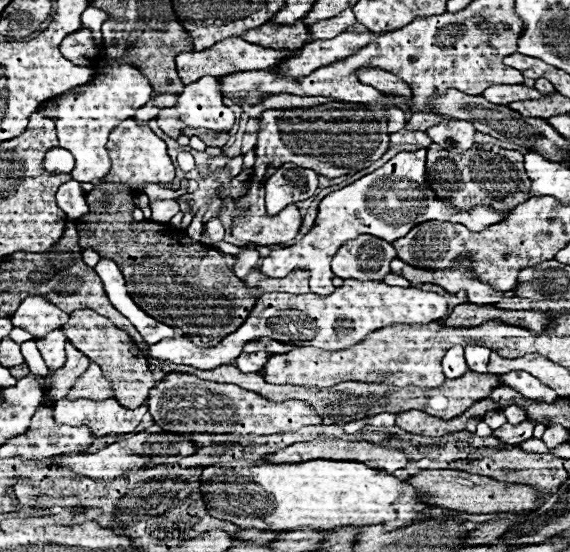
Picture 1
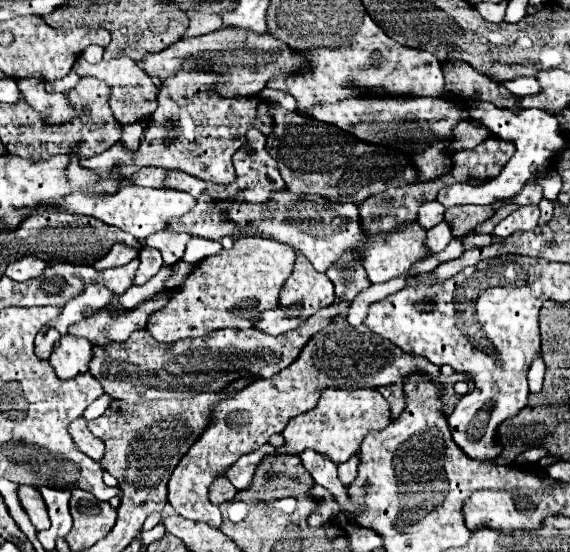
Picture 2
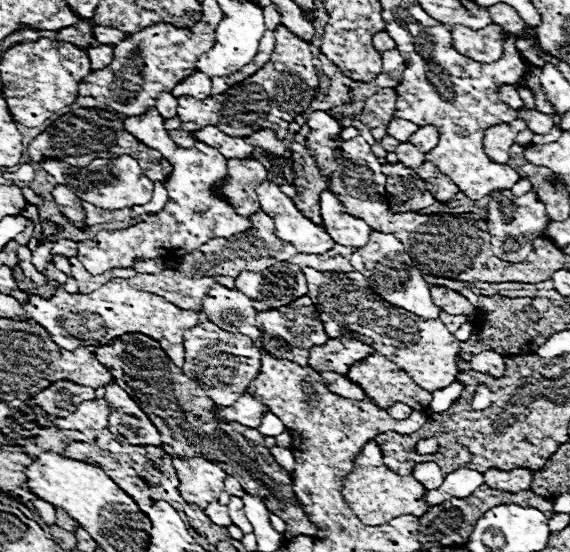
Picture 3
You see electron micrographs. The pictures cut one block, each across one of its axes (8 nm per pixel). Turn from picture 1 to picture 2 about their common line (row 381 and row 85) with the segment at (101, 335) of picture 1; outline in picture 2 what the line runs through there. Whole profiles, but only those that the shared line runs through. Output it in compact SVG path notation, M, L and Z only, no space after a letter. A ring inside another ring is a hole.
M128 56L102 60L98 64L88 64L86 60L80 58L76 62L76 72L80 76L94 76L94 78L98 78L110 86L110 102L108 104L110 104L116 120L122 124L138 122L142 116L150 116L156 110L158 102L156 102L156 86L152 82L152 78L146 76L146 72Z

